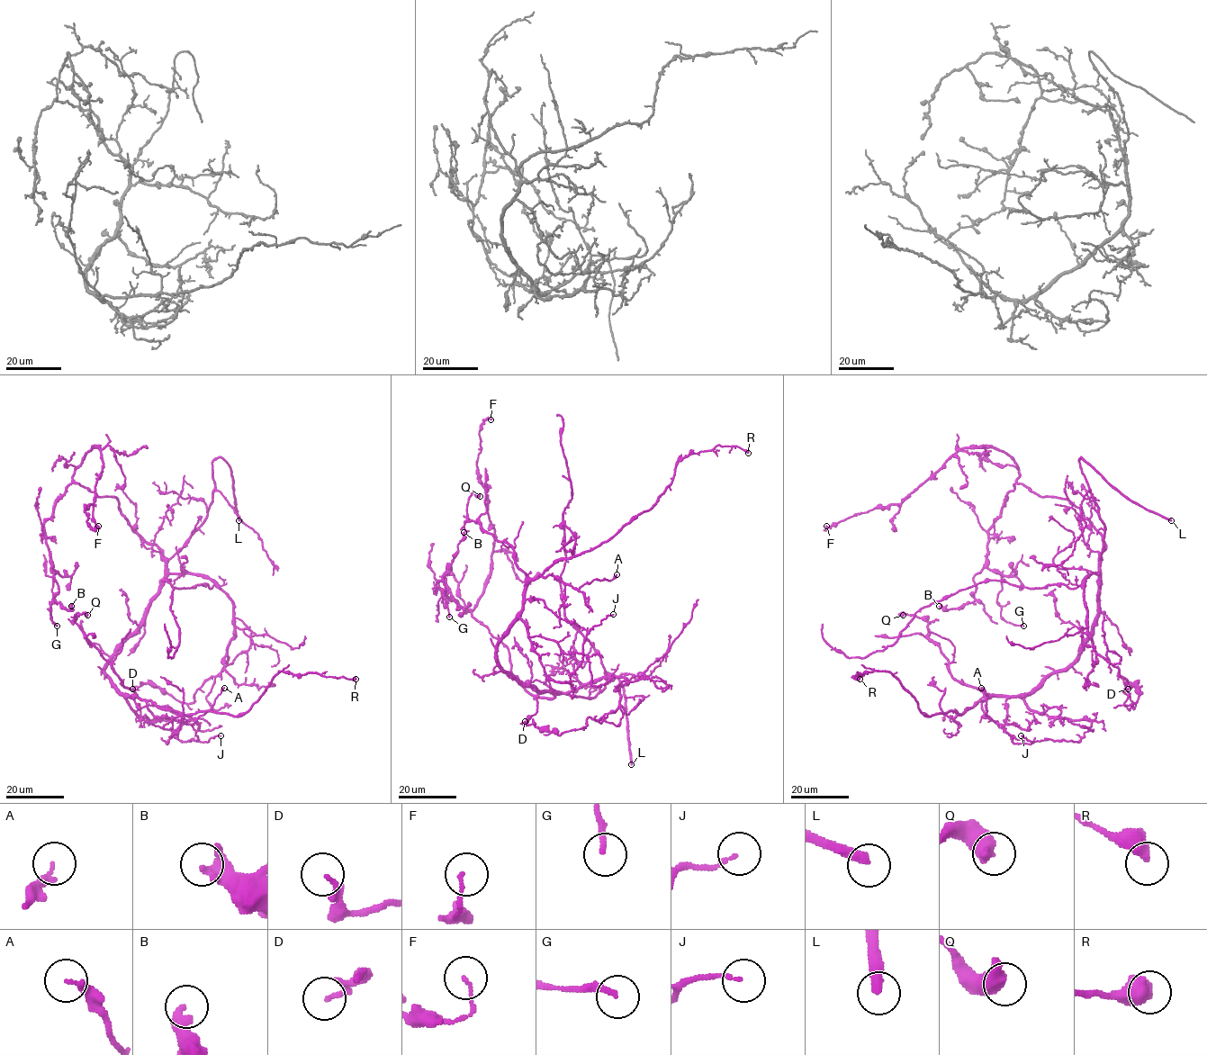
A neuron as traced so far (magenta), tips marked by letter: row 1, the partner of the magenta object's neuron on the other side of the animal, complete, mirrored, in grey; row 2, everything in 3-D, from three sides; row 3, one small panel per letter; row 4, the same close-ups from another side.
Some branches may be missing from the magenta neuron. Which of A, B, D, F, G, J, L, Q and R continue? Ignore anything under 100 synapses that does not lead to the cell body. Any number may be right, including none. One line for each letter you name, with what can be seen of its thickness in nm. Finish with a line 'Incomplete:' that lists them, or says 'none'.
L: 360 nm thick
Incomplete: L

